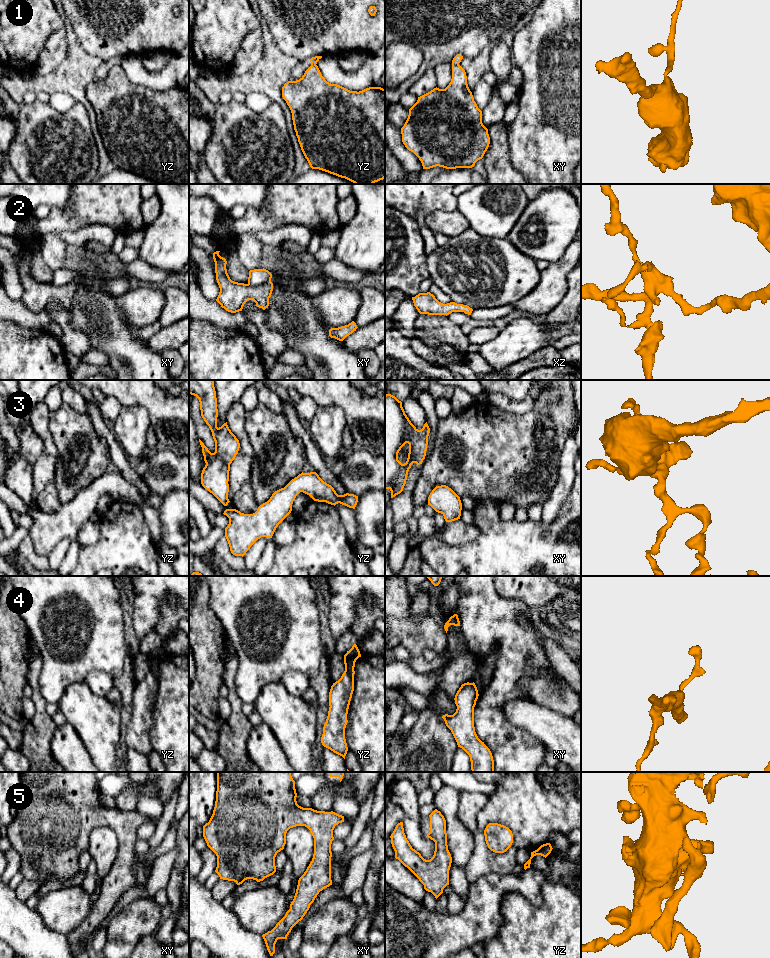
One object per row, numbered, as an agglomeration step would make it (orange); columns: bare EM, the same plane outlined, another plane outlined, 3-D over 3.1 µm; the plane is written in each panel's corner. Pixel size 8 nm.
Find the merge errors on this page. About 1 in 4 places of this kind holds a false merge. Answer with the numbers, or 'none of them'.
1

